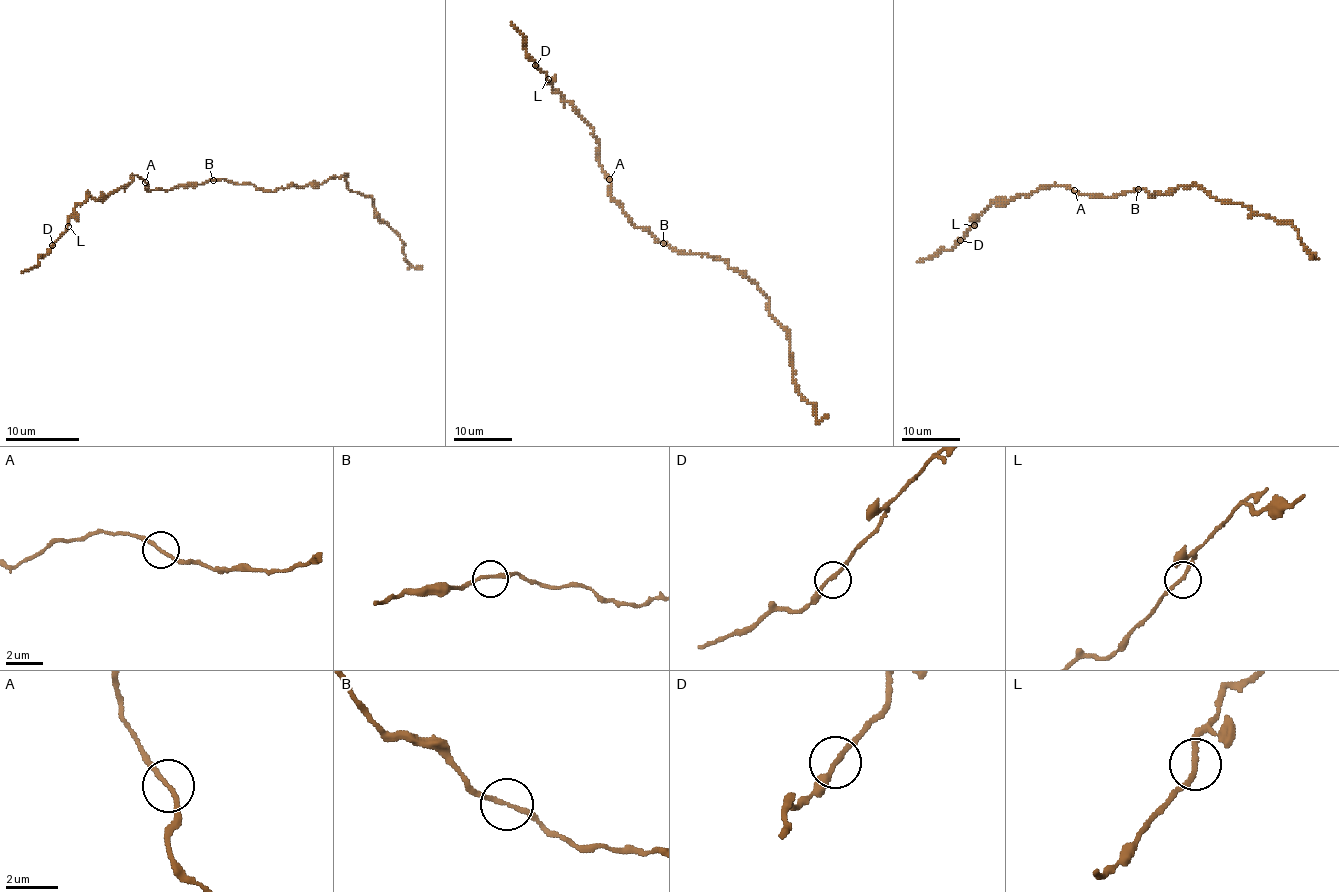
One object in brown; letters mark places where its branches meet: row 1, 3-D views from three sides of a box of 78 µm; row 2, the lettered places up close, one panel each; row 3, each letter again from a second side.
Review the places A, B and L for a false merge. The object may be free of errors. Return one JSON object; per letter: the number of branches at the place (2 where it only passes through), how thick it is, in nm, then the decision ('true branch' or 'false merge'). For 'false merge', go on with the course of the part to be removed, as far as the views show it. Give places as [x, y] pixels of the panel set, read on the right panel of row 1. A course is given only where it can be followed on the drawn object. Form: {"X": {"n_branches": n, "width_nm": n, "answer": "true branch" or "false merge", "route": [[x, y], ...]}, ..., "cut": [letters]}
{"A": {"n_branches": 2, "width_nm": 160, "answer": "true branch"}, "B": {"n_branches": 2, "width_nm": 170, "answer": "true branch"}, "L": {"n_branches": 2, "width_nm": 170, "answer": "true branch"}, "cut": []}

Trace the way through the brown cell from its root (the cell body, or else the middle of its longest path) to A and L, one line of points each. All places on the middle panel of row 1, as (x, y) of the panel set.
A: (661, 243), (632, 222), (610, 194), (609, 178)
L: (661, 243), (638, 228), (610, 194), (610, 180), (598, 162), (598, 142), (591, 125), (547, 79)

